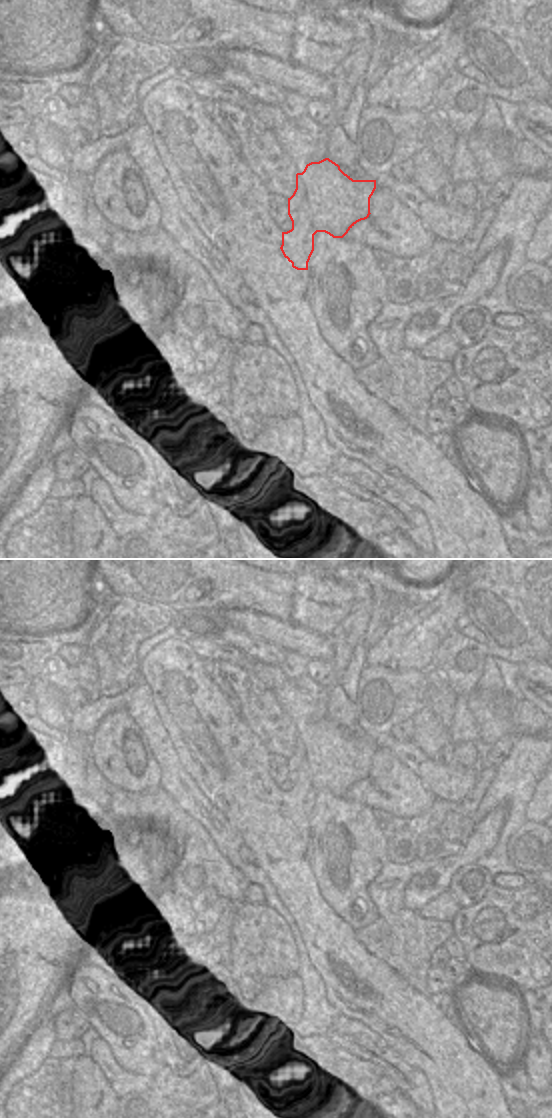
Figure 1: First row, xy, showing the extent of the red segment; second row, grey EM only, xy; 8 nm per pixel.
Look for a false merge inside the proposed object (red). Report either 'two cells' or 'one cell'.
two cells

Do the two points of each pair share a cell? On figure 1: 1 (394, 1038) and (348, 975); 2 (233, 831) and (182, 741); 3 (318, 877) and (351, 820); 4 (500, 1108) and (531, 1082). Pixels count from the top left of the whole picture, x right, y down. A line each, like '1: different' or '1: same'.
1: same
2: same
3: different
4: different

